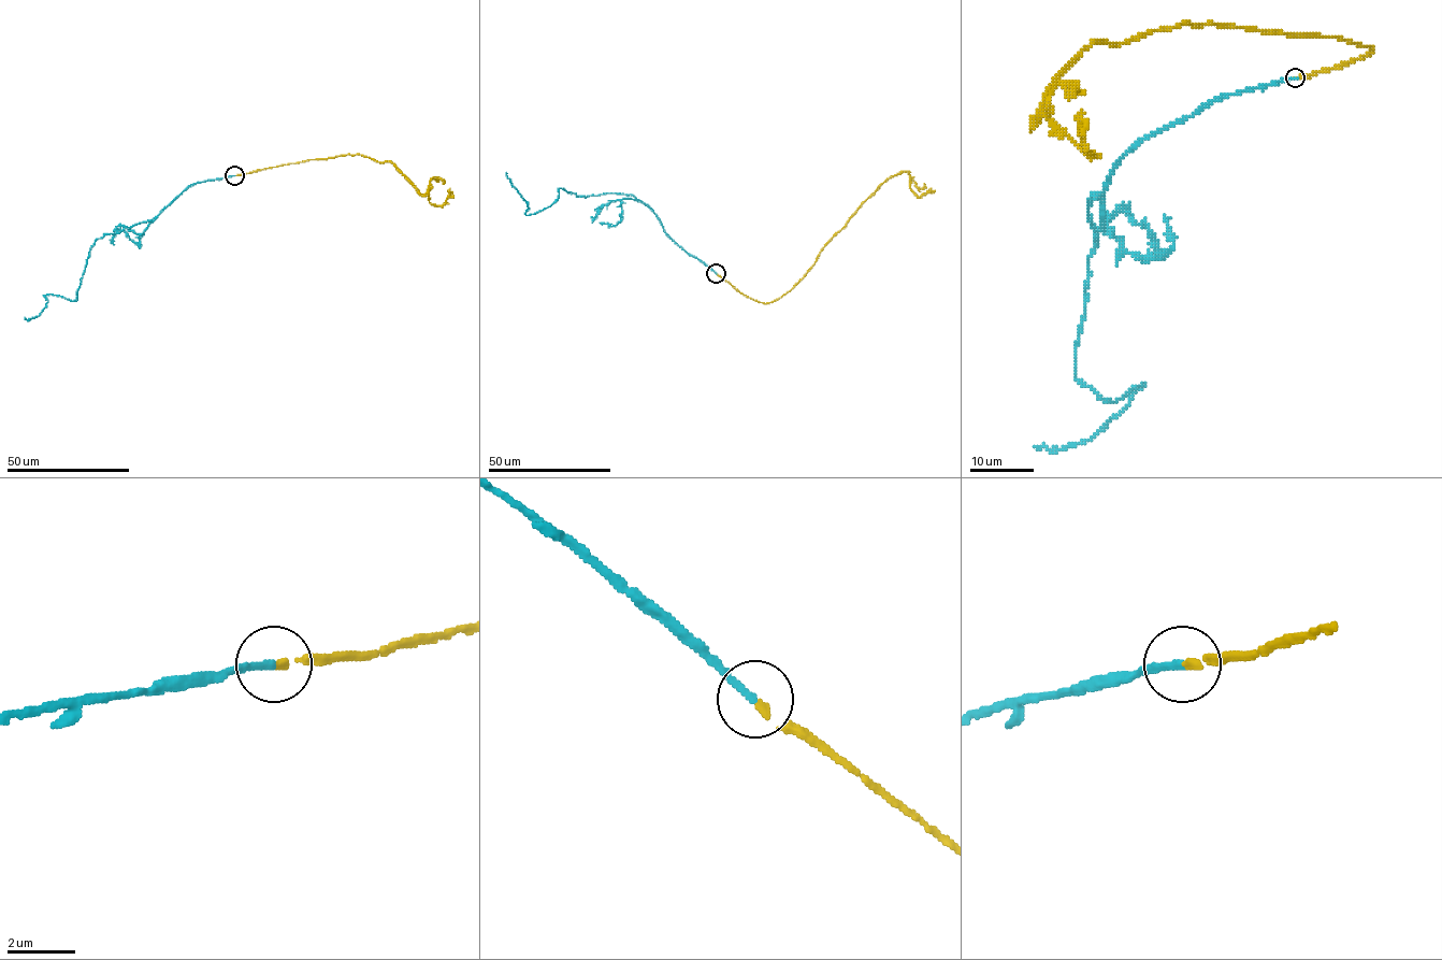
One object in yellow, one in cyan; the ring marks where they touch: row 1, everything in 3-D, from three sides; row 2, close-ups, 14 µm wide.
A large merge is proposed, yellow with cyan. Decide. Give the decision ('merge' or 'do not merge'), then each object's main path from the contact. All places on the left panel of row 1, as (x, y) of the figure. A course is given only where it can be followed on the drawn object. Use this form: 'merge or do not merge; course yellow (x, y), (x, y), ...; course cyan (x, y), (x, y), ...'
merge; course yellow (234, 175), (360, 154), (390, 161), (421, 194), (428, 190), (432, 204), (442, 205), (450, 188); course cyan (234, 175), (192, 184), (154, 220), (98, 238), (77, 298), (44, 295), (47, 302), (40, 314), (24, 318)

